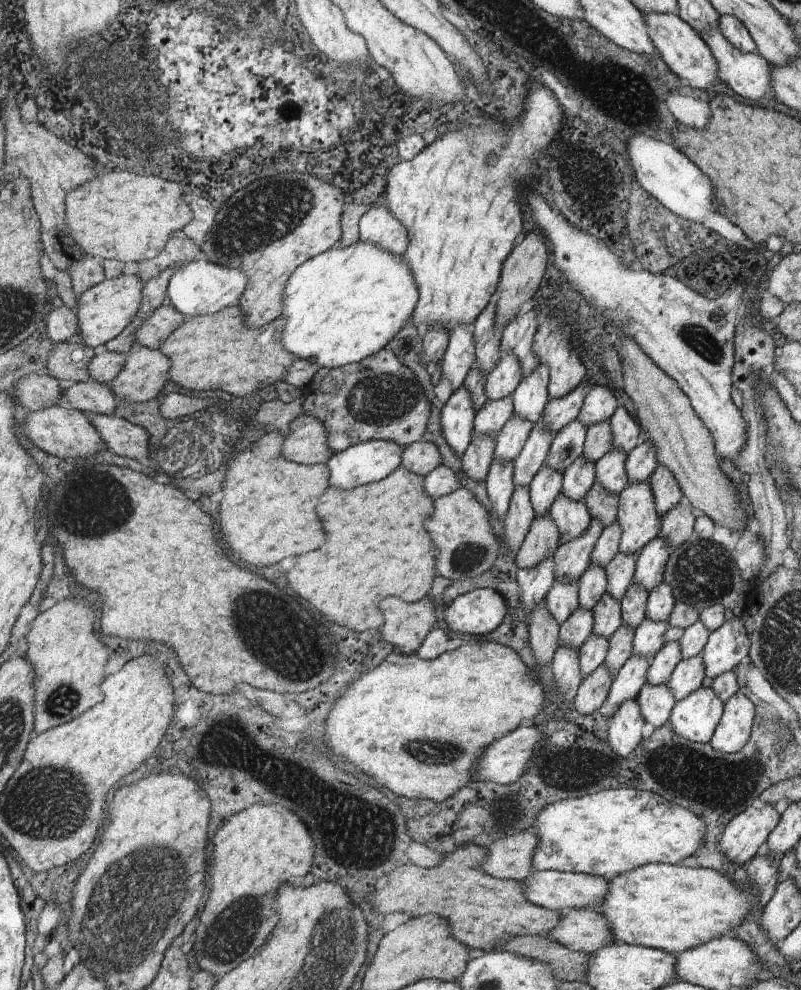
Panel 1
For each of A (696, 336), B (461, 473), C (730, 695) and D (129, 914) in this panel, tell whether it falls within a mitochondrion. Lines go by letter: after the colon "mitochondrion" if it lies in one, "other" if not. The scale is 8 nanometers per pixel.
A: mitochondrion
B: other
C: other
D: mitochondrion

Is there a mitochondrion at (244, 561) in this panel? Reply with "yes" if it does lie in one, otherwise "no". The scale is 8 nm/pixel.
no

